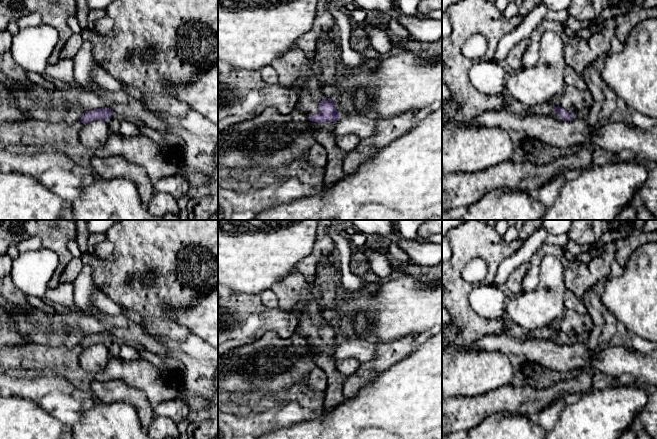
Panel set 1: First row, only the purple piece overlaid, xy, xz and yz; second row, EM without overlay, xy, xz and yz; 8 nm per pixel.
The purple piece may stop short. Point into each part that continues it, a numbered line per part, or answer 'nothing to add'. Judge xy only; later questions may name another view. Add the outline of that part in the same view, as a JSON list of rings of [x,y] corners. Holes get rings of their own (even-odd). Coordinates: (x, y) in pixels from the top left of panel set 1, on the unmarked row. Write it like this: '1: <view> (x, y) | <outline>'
1: xy (113, 346) | [[[116,338],[109,340],[107,343],[107,349],[112,357],[119,357],[120,354],[120,344]]]

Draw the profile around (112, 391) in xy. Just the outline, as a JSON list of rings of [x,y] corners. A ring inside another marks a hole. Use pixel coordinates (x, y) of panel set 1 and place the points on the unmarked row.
[[[95,377],[90,385],[90,391],[102,403],[127,402],[132,404],[138,412],[144,430],[148,429],[156,416],[146,394],[120,379],[101,381]]]

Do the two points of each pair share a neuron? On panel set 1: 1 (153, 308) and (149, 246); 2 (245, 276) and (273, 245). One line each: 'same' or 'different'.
1: same
2: same

